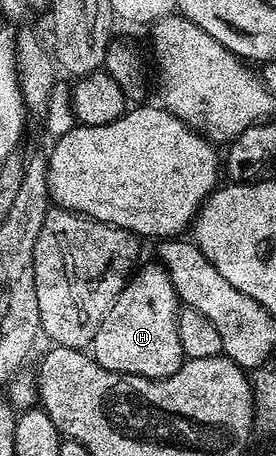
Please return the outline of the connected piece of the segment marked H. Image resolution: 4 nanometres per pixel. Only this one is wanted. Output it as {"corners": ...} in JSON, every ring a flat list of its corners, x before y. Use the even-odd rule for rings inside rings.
{"corners":[[139,265,129,282,116,296,104,316,92,343,92,357,104,368,117,374,145,378,167,378,181,368,184,355,178,335,180,303,176,288,161,265]]}

